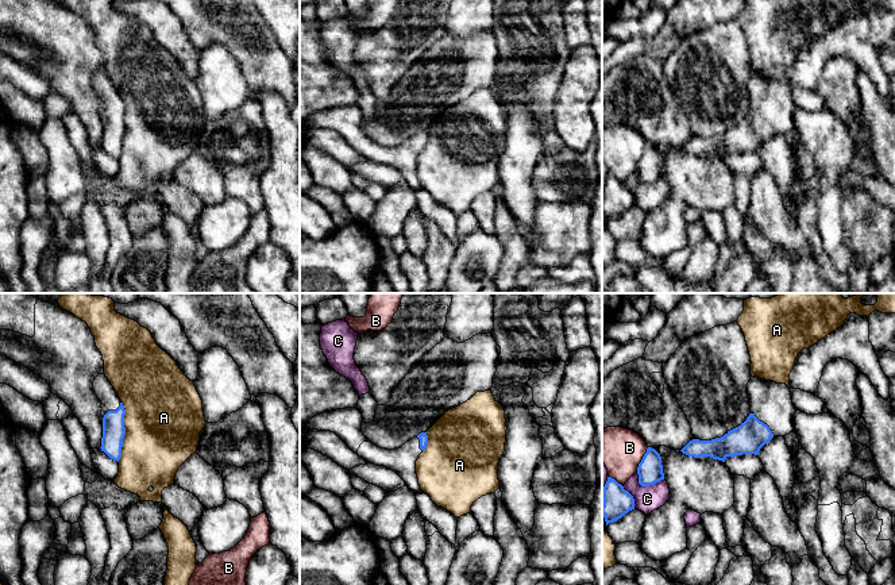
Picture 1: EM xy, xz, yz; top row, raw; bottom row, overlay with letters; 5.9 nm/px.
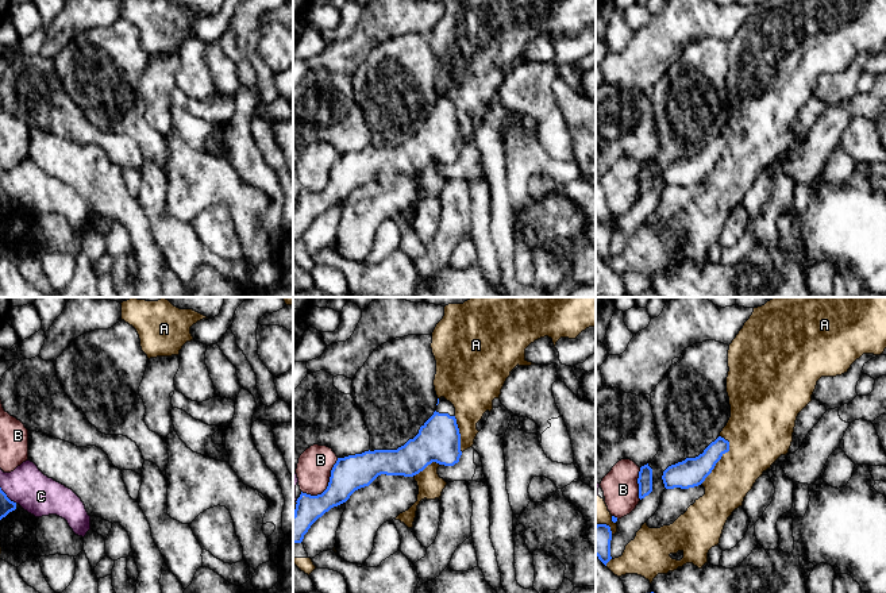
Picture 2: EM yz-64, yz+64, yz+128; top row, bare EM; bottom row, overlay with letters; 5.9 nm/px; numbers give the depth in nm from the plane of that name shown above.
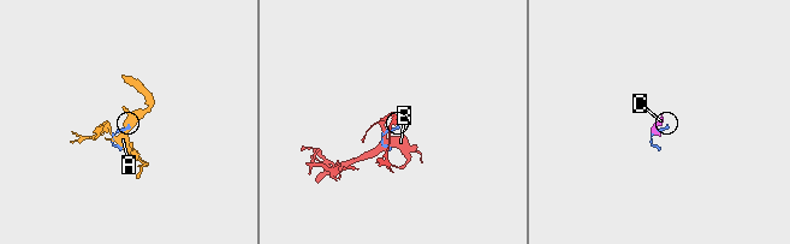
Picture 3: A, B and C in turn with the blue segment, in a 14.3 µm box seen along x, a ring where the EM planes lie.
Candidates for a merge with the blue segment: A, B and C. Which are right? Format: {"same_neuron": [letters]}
{"same_neuron": []}

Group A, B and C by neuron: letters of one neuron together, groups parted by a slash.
A C / B

